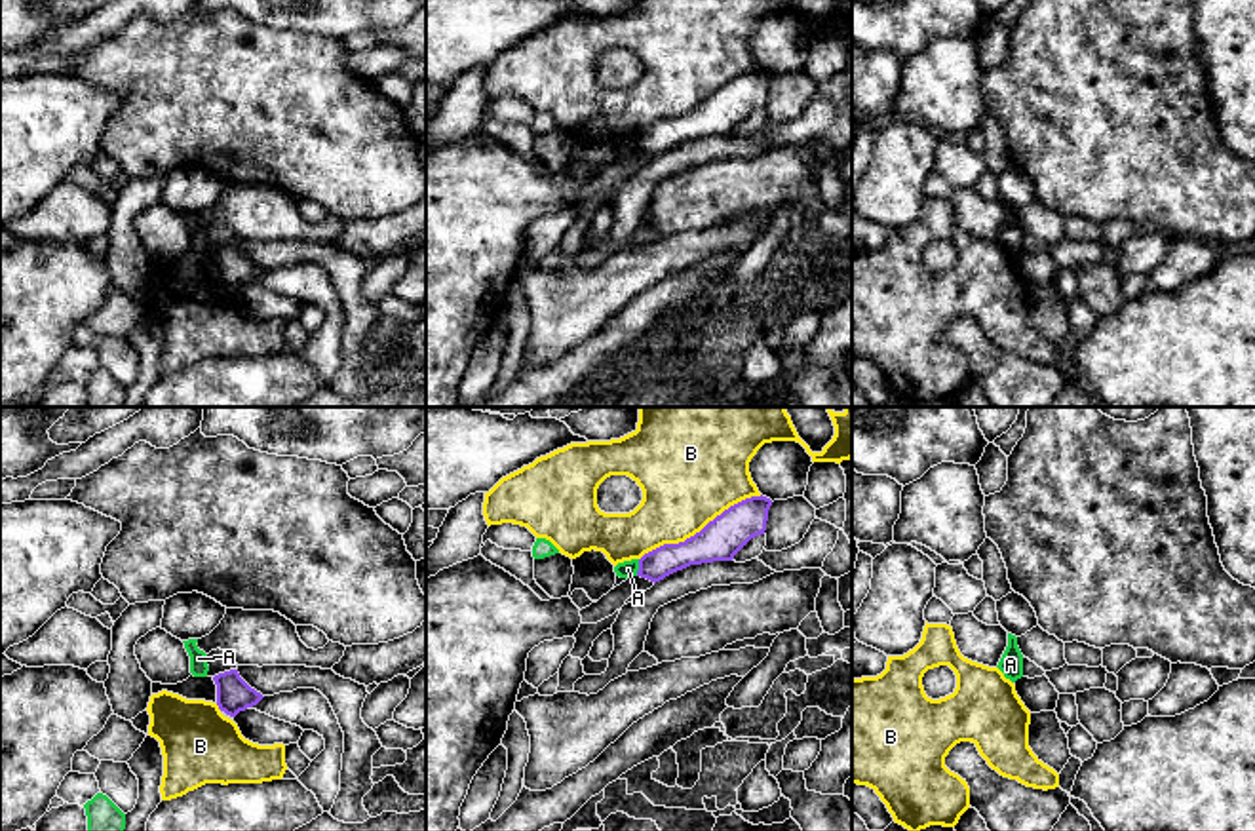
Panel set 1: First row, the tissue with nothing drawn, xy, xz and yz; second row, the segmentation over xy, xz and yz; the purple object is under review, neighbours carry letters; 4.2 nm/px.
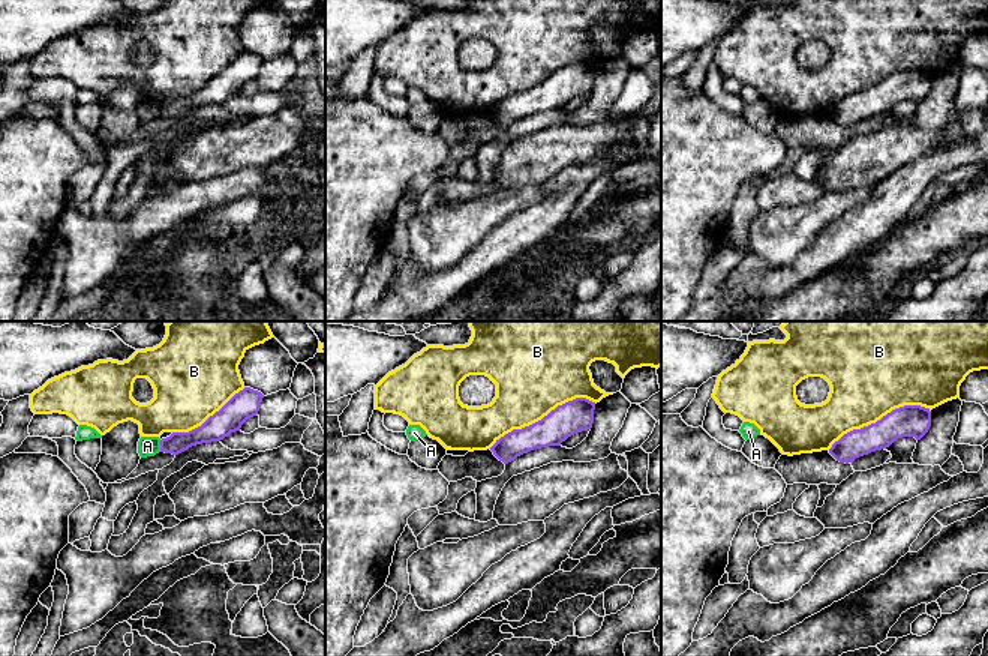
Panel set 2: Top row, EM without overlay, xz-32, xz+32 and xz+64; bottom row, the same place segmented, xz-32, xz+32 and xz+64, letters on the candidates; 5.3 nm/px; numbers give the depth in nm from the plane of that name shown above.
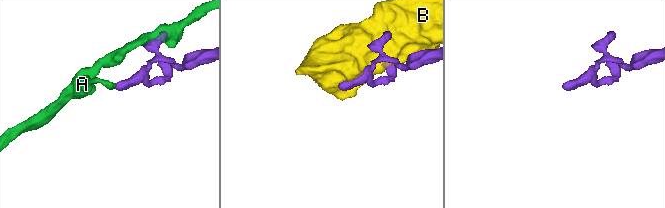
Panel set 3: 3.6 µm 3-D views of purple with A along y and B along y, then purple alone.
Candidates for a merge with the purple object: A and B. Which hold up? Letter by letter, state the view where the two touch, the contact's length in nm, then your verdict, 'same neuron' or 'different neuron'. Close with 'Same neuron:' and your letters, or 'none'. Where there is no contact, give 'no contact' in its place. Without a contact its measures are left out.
A: meets purple in xz; contact 70 nm long; different neuron
B: meets purple in xz; contact 600 nm long; different neuron
Same neuron: none

